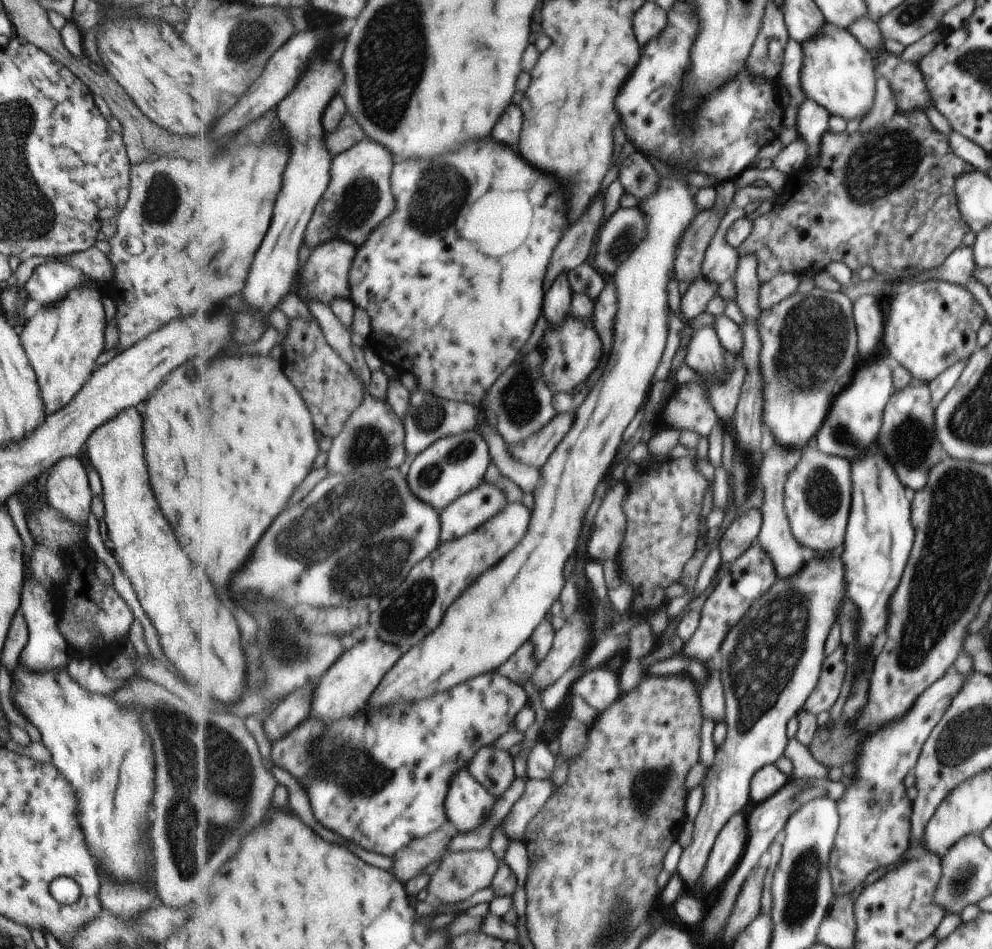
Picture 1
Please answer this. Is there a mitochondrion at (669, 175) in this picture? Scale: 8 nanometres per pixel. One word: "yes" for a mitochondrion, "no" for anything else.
no

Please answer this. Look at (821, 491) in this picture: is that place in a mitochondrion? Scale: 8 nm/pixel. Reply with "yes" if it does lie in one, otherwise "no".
yes

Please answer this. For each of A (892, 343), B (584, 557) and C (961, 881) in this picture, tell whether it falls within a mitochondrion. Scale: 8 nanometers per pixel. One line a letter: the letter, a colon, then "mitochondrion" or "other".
A: other
B: other
C: mitochondrion

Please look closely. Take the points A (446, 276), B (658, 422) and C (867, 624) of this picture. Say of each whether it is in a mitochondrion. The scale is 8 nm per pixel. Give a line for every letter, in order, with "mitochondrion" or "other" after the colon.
A: other
B: other
C: other

